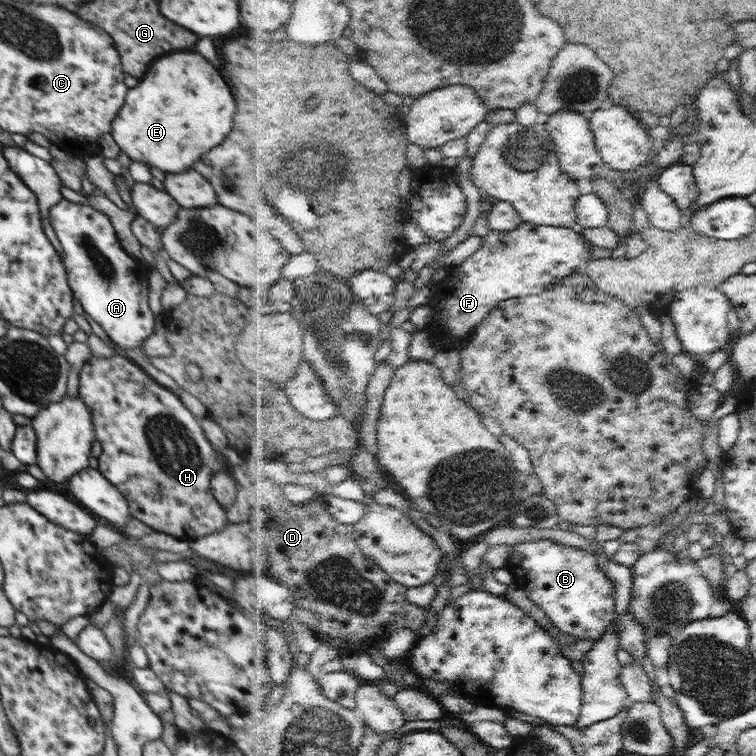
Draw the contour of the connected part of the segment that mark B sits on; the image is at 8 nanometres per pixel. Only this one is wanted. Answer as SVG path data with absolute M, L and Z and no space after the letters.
M538 540L537 542L522 542L511 546L508 566L515 576L515 583L523 589L531 600L546 613L553 625L564 633L581 640L602 640L608 629L615 625L617 614L616 586L608 572L604 570L597 554L592 554L584 548L566 546L556 540Z

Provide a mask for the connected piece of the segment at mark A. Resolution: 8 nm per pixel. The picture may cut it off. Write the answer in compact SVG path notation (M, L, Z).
M62 199L50 207L49 222L61 242L62 262L74 298L109 338L123 348L145 357L142 341L154 332L154 318L148 304L149 268L134 260L122 248L108 215L91 205Z

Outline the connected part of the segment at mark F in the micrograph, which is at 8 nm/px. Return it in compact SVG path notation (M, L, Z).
M524 222L522 226L518 226L516 230L512 231L491 230L489 234L483 238L483 244L481 248L476 253L468 256L464 262L459 265L441 266L444 273L437 273L434 276L433 280L435 282L430 286L430 288L432 288L432 298L430 298L428 303L430 306L432 306L432 310L434 310L436 324L440 324L440 326L443 325L444 332L449 332L439 340L443 349L456 347L462 348L464 344L472 337L472 334L475 332L475 330L479 328L480 324L482 324L482 322L484 322L484 320L490 316L490 313L494 310L497 310L498 306L500 306L500 303L507 301L508 299L522 300L528 296L541 295L542 293L547 292L547 290L550 289L552 285L574 276L576 272L581 272L583 275L588 274L589 271L587 270L586 265L589 264L589 261L592 260L593 256L590 252L590 248L588 248L587 241L590 242L590 240L585 237L584 234L580 234L579 228L537 225L534 222Z

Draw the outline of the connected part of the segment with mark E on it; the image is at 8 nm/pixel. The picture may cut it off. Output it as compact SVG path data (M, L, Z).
M174 52L158 58L150 66L148 74L139 79L138 86L128 89L124 104L113 121L110 134L120 150L131 160L150 164L164 172L182 172L188 170L194 162L200 160L202 154L218 146L228 136L228 132L232 130L234 112L236 102L220 72L204 56L196 52Z

